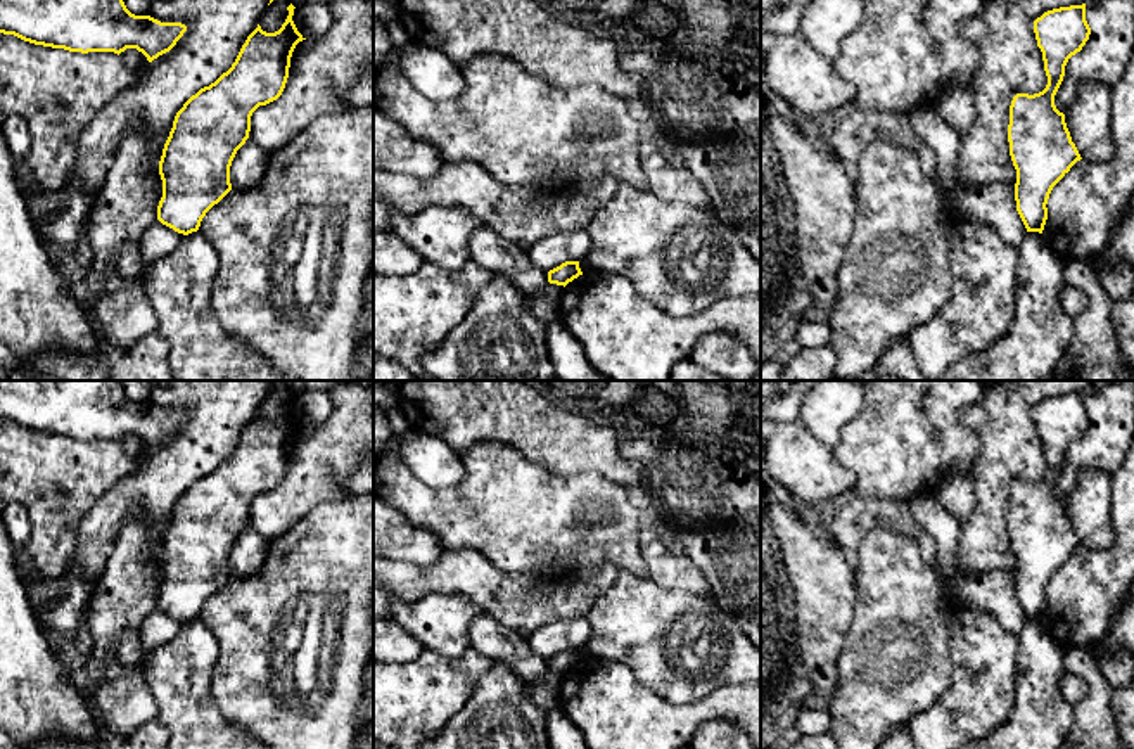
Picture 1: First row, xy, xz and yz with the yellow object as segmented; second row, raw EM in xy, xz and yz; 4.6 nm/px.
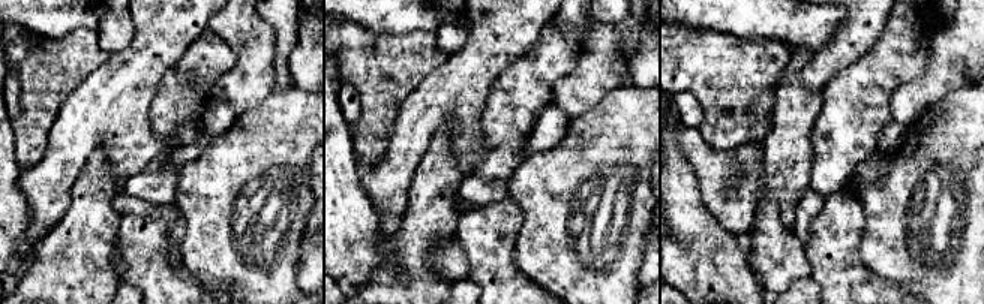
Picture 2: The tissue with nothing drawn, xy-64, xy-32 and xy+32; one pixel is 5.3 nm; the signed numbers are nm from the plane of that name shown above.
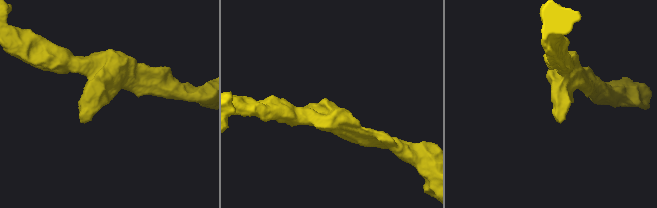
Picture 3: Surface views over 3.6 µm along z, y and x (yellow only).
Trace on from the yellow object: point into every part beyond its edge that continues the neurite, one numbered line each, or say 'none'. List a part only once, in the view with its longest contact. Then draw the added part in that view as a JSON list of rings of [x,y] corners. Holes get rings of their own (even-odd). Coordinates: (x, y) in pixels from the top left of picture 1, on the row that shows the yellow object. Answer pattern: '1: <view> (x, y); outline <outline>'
none

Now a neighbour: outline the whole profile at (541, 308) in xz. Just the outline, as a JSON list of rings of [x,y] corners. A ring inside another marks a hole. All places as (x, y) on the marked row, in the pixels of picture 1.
[[[532,296],[527,299],[527,310],[541,322],[551,322],[555,315],[553,304],[543,296]]]

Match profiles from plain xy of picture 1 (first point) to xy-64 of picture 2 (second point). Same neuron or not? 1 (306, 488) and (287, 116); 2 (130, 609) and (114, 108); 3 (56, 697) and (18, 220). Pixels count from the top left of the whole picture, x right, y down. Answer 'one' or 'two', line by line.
1: two
2: two
3: one

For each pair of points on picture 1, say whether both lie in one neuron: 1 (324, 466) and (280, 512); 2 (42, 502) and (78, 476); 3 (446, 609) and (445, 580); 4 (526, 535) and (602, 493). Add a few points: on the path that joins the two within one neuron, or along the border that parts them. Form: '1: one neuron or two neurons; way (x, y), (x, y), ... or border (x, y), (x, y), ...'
1: one neuron; way (312, 478), (291, 500)
2: one neuron; way (50, 493), (70, 476)
3: two neurons; border (405, 601), (460, 594), (481, 611)
4: one neuron; way (545, 519), (567, 519), (573, 514), (583, 512)

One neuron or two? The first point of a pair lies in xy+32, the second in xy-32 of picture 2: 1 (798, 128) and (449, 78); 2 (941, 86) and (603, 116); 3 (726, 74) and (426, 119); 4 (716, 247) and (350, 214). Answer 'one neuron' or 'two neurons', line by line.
1: two neurons
2: two neurons
3: two neurons
4: one neuron

